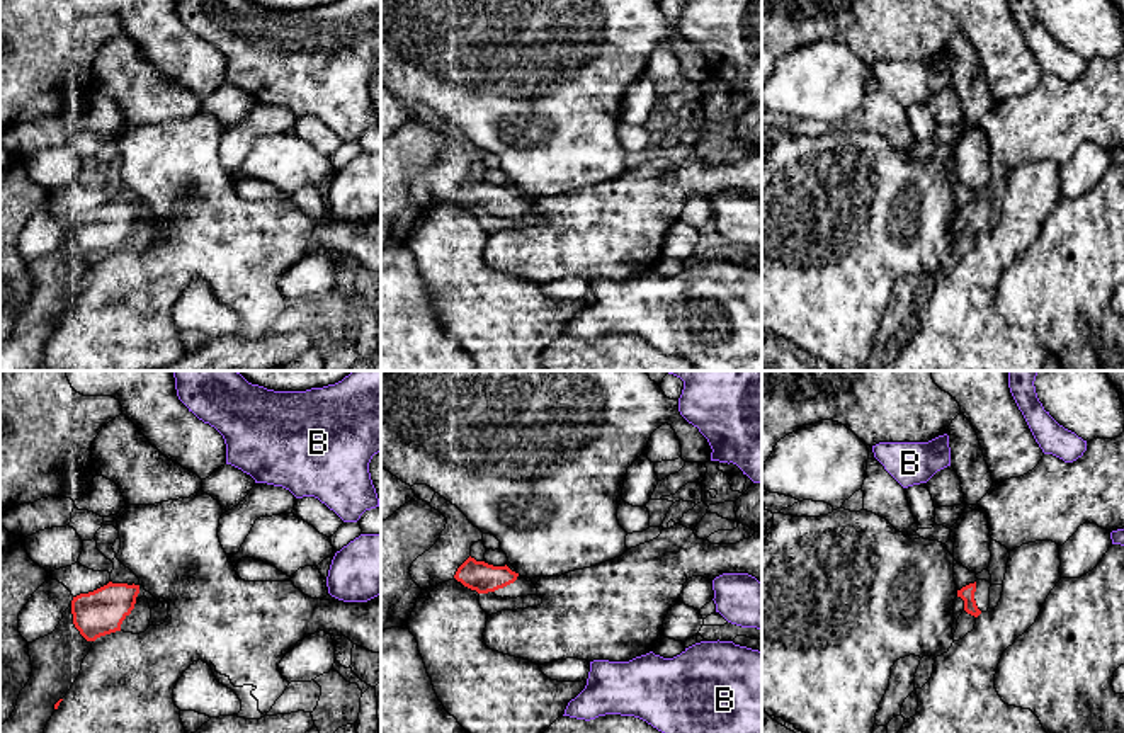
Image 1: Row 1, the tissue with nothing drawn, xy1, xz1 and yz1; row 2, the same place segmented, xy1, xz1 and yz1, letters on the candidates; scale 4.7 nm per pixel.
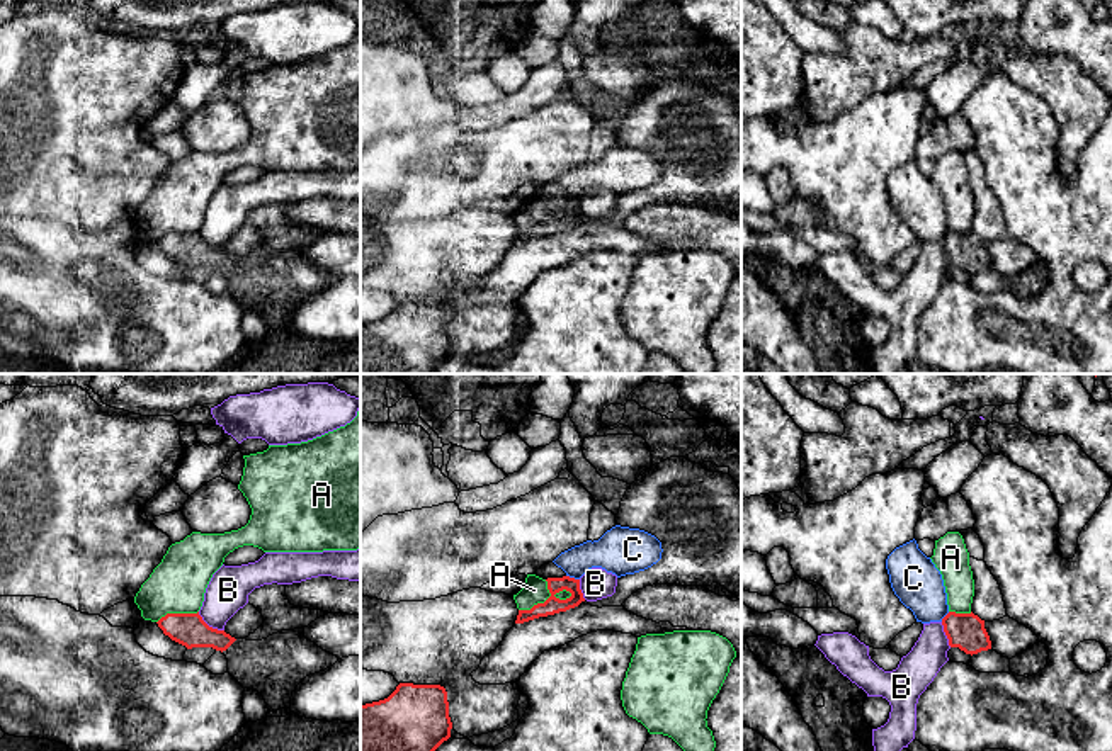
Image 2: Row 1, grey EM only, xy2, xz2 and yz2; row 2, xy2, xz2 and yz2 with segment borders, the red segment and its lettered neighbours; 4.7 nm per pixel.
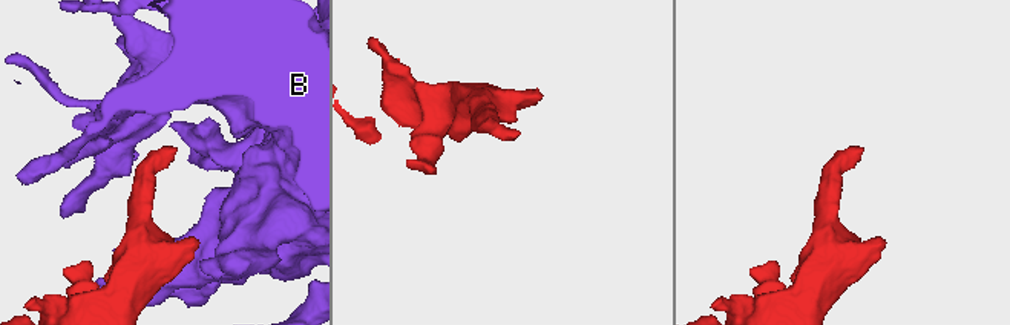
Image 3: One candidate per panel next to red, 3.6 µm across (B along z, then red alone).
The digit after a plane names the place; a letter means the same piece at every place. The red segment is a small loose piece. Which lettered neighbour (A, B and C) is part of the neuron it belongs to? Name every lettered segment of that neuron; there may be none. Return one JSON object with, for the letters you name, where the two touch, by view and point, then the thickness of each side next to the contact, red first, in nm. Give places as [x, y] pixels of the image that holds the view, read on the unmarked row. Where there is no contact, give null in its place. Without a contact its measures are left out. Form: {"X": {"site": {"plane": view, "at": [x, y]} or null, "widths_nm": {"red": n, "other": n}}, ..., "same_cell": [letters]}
{"same_cell": []}

